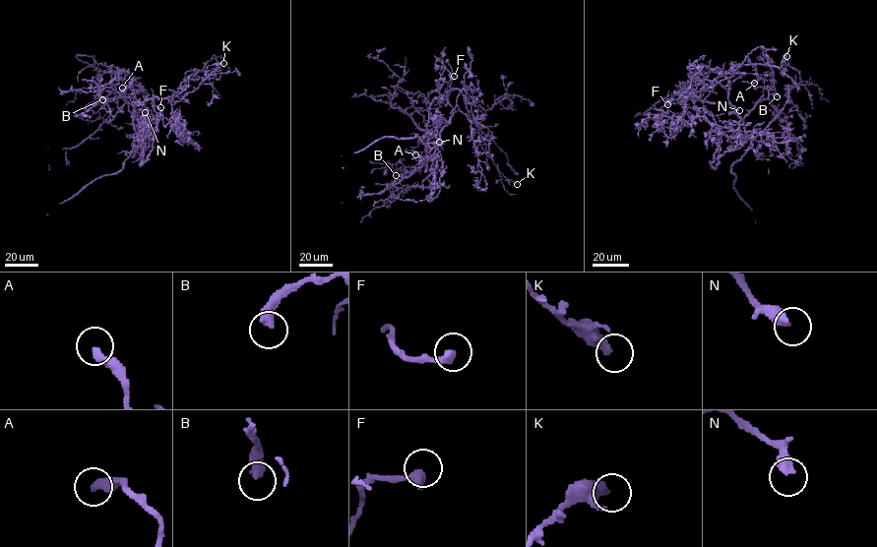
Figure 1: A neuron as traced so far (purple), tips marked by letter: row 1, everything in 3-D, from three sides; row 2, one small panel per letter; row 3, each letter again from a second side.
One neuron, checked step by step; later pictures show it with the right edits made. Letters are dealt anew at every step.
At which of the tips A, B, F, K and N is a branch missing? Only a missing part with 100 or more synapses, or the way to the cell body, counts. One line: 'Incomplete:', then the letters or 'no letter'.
Incomplete: N

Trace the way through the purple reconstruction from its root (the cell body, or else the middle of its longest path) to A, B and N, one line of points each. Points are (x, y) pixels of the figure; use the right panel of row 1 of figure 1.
A: (711, 103), (727, 103), (743, 118), (757, 103), (768, 98), (769, 91), (755, 88), (754, 83)
B: (711, 103), (727, 103), (743, 118), (757, 103), (768, 98), (774, 84), (777, 96)
N: (711, 103), (727, 103), (739, 110)

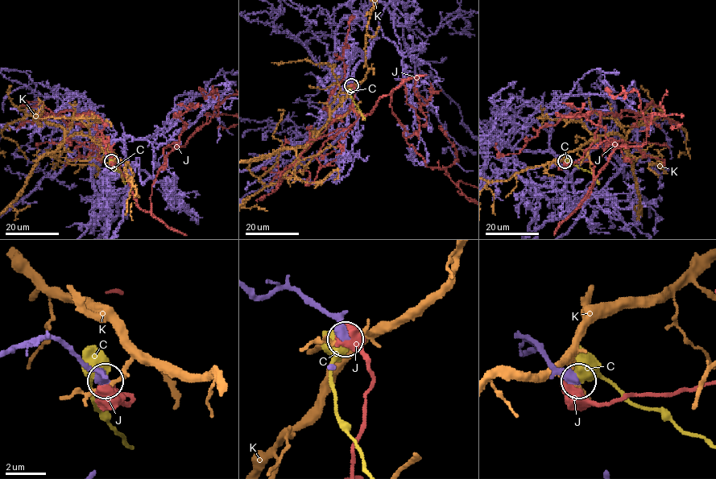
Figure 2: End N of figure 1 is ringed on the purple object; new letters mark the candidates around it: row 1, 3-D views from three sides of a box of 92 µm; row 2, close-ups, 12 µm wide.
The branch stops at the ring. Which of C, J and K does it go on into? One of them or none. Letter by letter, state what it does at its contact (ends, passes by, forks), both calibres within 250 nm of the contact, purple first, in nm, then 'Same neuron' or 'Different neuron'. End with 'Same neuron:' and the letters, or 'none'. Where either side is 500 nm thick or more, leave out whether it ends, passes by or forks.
C: Thickness 360 nm (purple) against 850 nm. Different neuron
J: Thickness 500 nm (purple) against 650 nm. Different neuron
K: It passes by. Thickness 480 nm (purple) against 180 nm. Different neuron
Same neuron: none

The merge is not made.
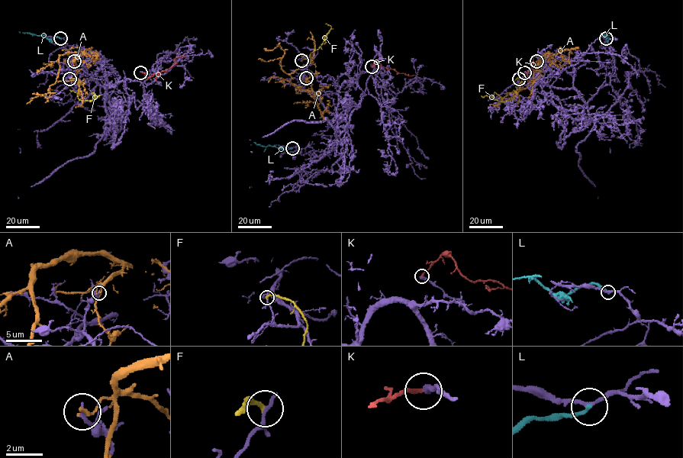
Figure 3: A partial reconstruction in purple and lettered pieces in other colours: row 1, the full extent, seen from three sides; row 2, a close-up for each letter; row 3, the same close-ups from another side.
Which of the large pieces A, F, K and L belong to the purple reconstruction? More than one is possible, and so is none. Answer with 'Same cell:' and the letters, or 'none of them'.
Same cell: none of them

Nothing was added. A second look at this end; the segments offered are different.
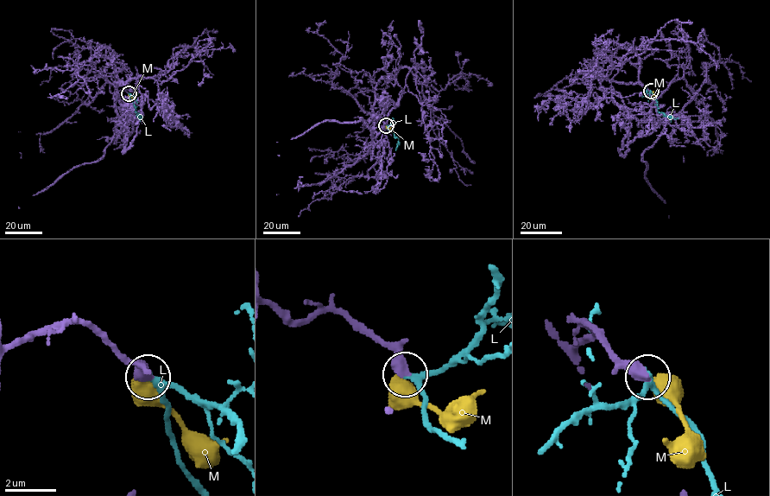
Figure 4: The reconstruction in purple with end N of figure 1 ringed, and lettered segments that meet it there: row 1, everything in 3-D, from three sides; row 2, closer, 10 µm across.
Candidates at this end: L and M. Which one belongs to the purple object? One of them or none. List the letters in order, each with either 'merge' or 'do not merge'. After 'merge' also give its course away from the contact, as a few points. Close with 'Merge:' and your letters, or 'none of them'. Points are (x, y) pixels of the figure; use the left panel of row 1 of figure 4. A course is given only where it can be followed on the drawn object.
L: merge; course (129, 93), (135, 112), (141, 116), (138, 117)
M: do not merge
Merge: L

